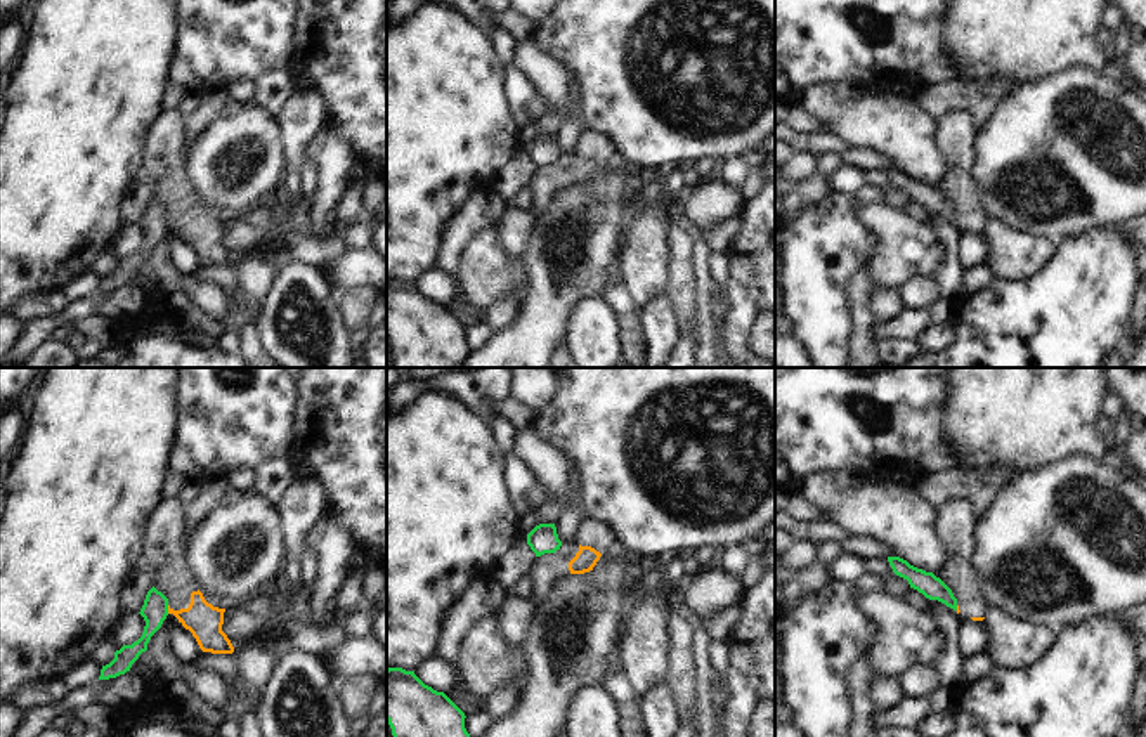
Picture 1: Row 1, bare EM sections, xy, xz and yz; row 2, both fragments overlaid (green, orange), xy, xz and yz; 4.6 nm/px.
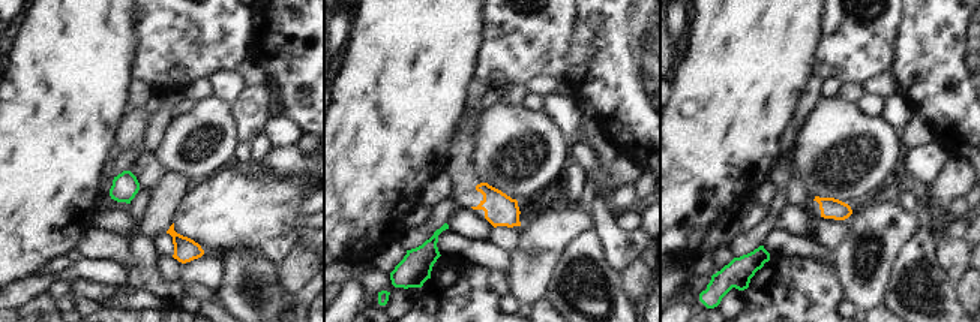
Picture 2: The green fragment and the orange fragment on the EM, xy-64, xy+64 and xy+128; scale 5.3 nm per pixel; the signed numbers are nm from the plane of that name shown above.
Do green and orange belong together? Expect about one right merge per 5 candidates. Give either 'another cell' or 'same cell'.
another cell

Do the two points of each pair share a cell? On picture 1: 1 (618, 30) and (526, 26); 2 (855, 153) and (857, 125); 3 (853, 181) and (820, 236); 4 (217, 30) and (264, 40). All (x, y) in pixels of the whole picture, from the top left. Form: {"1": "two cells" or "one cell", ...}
{"1": "two cells", "2": "two cells", "3": "two cells", "4": "one cell"}

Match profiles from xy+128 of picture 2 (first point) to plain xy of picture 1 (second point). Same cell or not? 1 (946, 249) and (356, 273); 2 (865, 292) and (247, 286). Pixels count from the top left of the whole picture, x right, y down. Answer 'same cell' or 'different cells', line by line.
1: same cell
2: same cell

